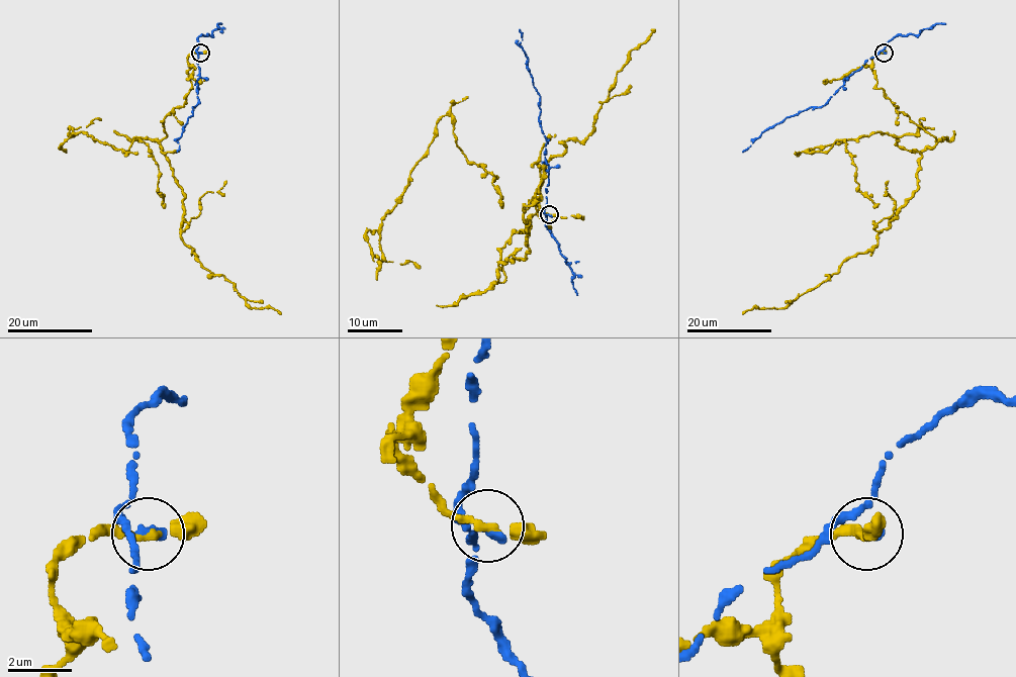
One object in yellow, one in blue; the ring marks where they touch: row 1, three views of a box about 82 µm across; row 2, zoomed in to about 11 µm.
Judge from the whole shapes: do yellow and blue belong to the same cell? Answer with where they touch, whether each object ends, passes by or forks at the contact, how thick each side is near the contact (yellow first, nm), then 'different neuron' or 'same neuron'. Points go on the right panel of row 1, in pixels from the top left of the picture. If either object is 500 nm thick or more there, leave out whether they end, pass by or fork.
at (884, 53); yellow passes by; blue passes by; 220 nm thick on the yellow side, 200 nm on the other; different neuron

